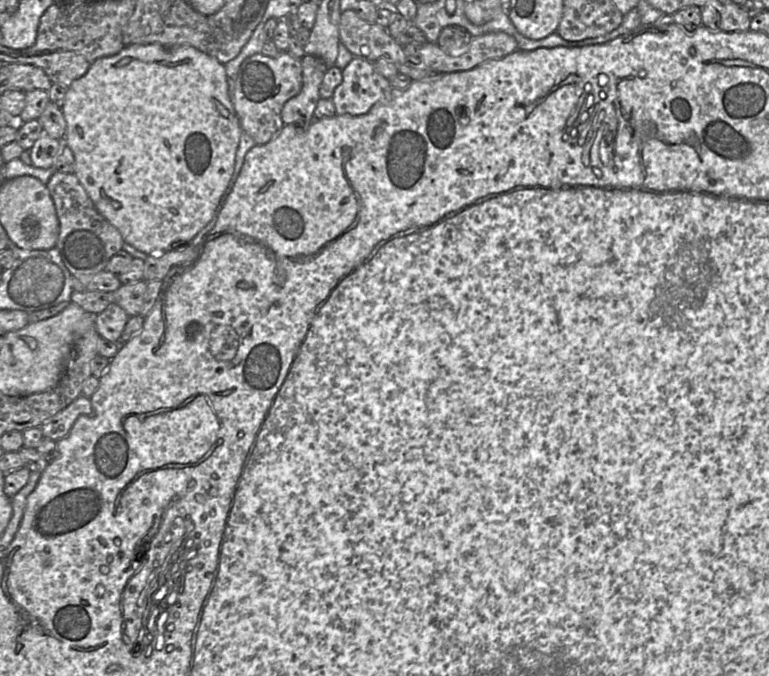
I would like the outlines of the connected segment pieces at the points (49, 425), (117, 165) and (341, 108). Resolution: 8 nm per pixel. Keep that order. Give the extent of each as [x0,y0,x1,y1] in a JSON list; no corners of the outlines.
[[40,395,92,441],[61,43,242,255],[331,57,392,116]]

